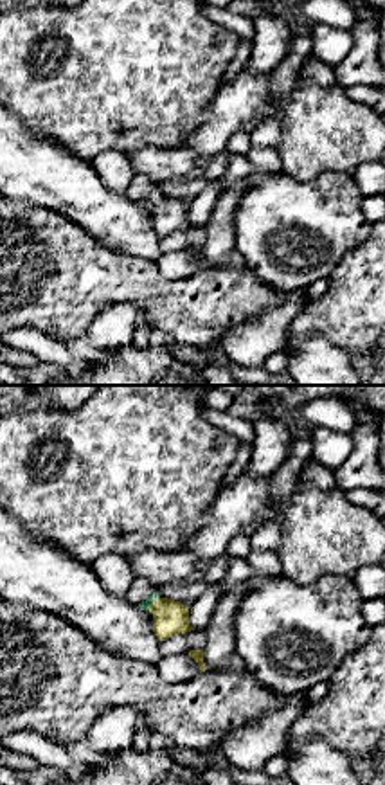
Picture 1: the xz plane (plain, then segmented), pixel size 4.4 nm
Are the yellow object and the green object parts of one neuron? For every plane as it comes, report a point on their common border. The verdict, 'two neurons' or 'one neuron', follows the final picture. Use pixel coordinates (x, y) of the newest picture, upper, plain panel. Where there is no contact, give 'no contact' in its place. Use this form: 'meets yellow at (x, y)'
meets yellow at (153, 200)

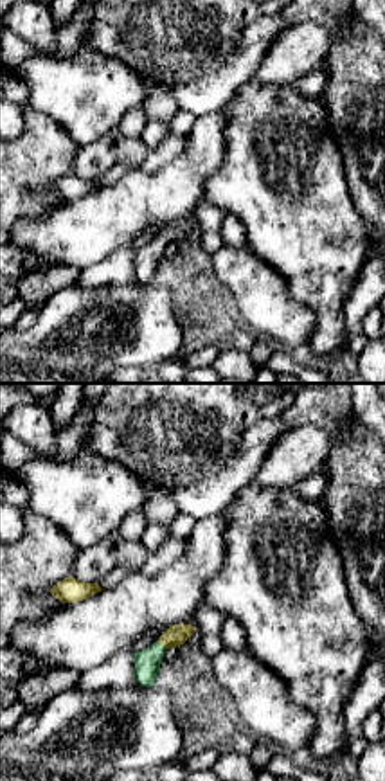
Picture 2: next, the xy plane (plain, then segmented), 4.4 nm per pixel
meets yellow at (162, 242)

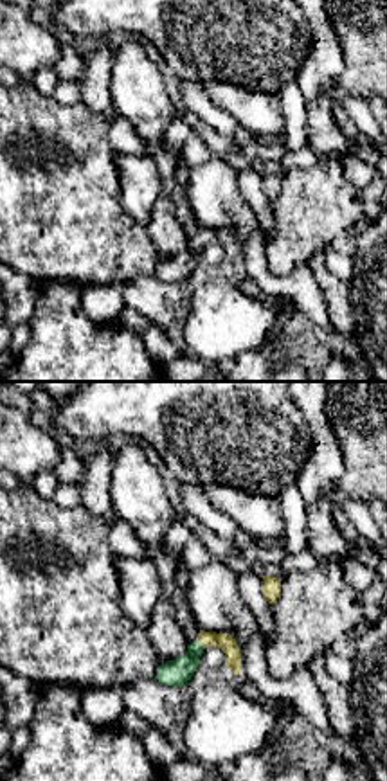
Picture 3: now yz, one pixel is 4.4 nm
meets yellow at (200, 240)

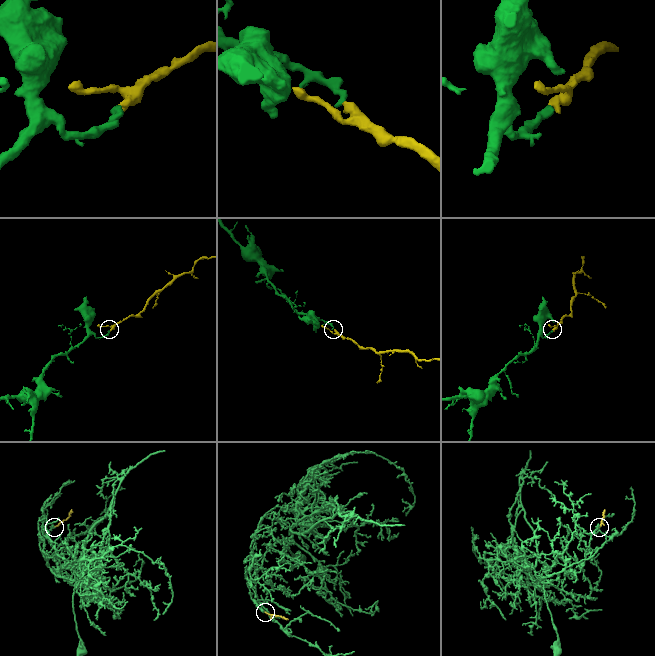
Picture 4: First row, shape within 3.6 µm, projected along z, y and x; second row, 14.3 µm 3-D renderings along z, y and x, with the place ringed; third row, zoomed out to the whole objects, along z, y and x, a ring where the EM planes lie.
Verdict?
one neuron

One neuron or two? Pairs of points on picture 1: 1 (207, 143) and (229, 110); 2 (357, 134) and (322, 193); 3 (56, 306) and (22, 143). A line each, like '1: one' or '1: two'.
1: one
2: two
3: two

